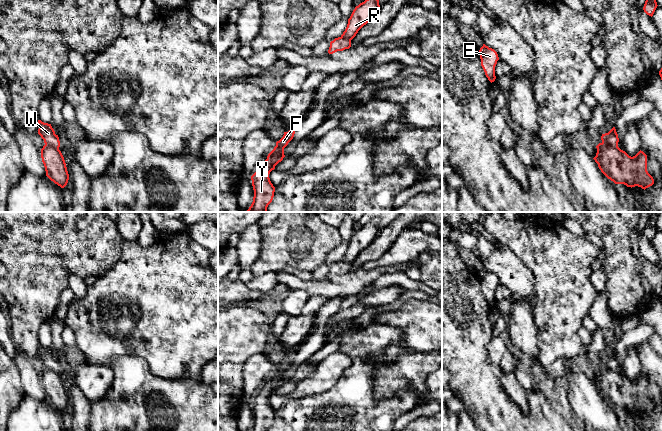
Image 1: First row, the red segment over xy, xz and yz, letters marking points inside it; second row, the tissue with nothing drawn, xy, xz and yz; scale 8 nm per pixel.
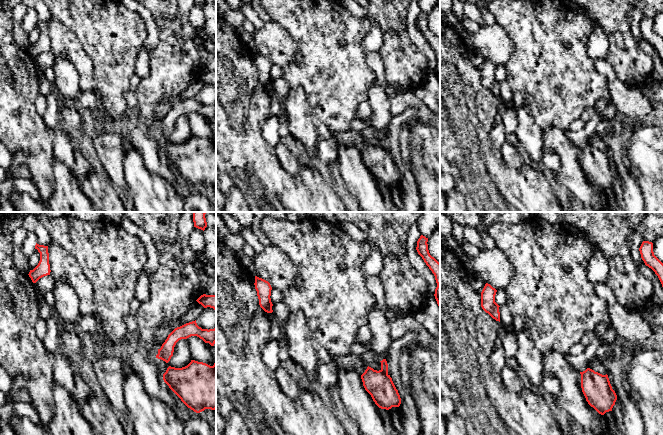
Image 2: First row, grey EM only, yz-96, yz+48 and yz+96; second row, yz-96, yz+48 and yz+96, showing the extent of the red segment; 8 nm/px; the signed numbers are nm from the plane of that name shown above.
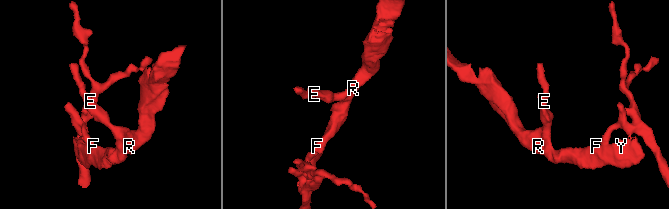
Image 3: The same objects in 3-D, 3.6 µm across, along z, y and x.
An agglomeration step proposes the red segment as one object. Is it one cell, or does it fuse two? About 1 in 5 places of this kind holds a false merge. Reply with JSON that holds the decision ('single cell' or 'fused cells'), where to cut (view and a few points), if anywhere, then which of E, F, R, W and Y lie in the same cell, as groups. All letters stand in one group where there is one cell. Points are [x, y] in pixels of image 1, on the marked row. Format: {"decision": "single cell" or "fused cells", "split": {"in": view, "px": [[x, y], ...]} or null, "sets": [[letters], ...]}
{"decision": "fused cells", "split": {"in": "yz", "px": [[602, 142], [610, 146], [617, 146]]}, "sets": [["E", "F", "R", "Y"], ["W"]]}

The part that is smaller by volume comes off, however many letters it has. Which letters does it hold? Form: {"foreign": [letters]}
{"foreign": ["E", "F", "R", "Y"]}

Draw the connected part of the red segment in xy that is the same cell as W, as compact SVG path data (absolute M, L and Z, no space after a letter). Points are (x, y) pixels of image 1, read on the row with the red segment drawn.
M38 120L38 134L44 140L44 143L48 146L59 149L60 141L58 135L55 134L54 129L51 124L44 123L41 120Z

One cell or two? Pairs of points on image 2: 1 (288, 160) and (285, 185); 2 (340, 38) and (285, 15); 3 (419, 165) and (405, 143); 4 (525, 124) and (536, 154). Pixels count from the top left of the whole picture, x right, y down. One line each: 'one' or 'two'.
1: two
2: one
3: two
4: one

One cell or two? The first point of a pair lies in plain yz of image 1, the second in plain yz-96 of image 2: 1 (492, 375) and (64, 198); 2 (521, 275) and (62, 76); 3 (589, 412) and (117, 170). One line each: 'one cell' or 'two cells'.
1: two cells
2: two cells
3: two cells

